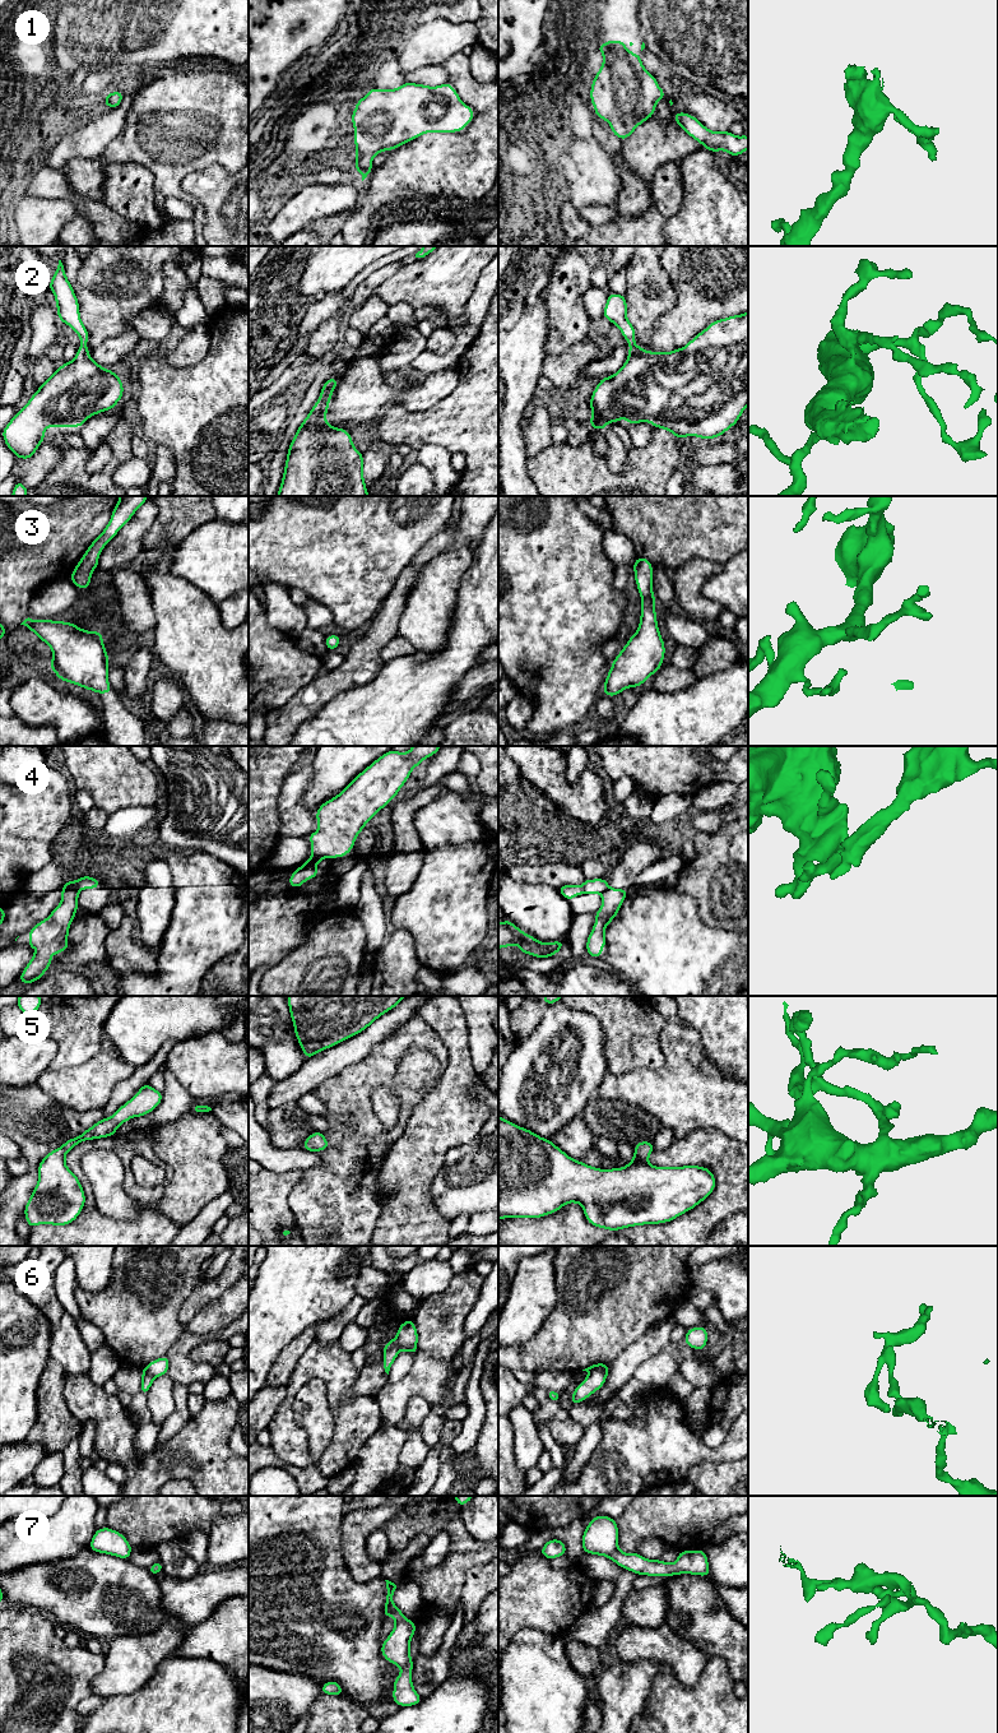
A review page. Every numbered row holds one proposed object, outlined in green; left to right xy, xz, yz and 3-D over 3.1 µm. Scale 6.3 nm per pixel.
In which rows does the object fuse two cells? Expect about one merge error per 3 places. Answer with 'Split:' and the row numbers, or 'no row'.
Split: 4, 6

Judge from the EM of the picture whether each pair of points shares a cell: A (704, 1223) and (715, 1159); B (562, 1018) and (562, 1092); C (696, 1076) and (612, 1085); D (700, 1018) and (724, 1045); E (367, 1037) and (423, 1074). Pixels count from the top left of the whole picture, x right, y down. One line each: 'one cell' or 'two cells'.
A: one cell
B: one cell
C: one cell
D: one cell
E: two cells

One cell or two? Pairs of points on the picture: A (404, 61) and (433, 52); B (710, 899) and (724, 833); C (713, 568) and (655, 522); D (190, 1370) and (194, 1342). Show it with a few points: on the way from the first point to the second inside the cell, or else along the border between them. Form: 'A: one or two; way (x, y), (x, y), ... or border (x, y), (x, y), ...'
A: one; way (412, 58), (418, 52), (426, 52)
B: one; way (713, 883), (713, 849)
C: two; border (723, 564), (704, 557), (690, 557), (673, 571)
D: one; way (186, 1363), (188, 1348)

